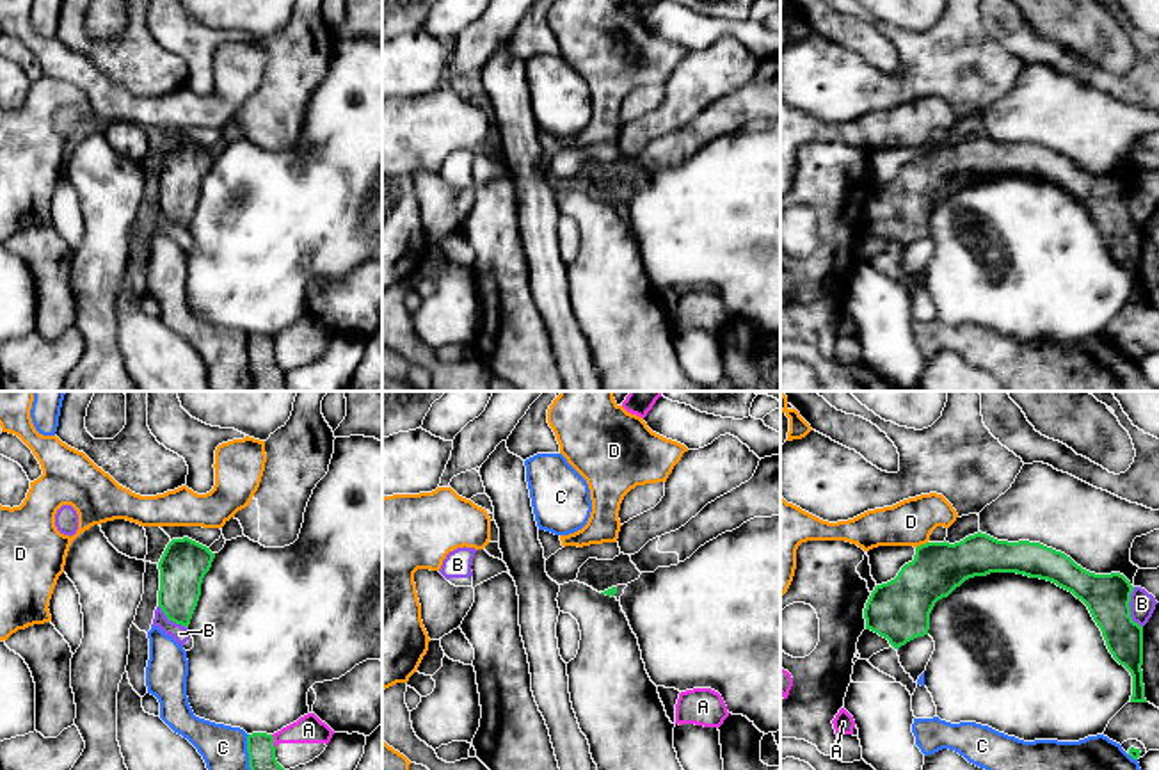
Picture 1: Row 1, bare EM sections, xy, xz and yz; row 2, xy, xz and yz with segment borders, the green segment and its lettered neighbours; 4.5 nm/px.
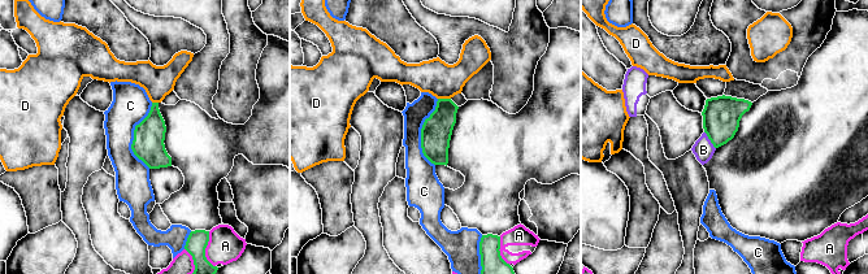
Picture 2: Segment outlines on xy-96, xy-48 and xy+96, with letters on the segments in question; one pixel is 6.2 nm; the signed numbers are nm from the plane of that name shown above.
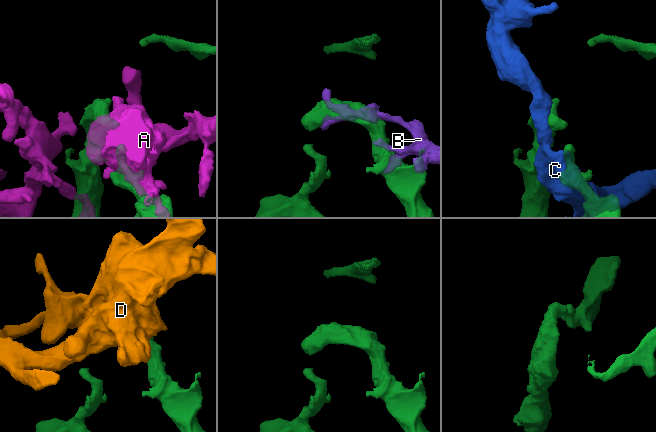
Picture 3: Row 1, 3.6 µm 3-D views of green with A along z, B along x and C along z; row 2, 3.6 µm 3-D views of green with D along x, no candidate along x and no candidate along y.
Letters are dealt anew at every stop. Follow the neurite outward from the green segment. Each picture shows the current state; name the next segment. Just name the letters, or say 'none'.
none

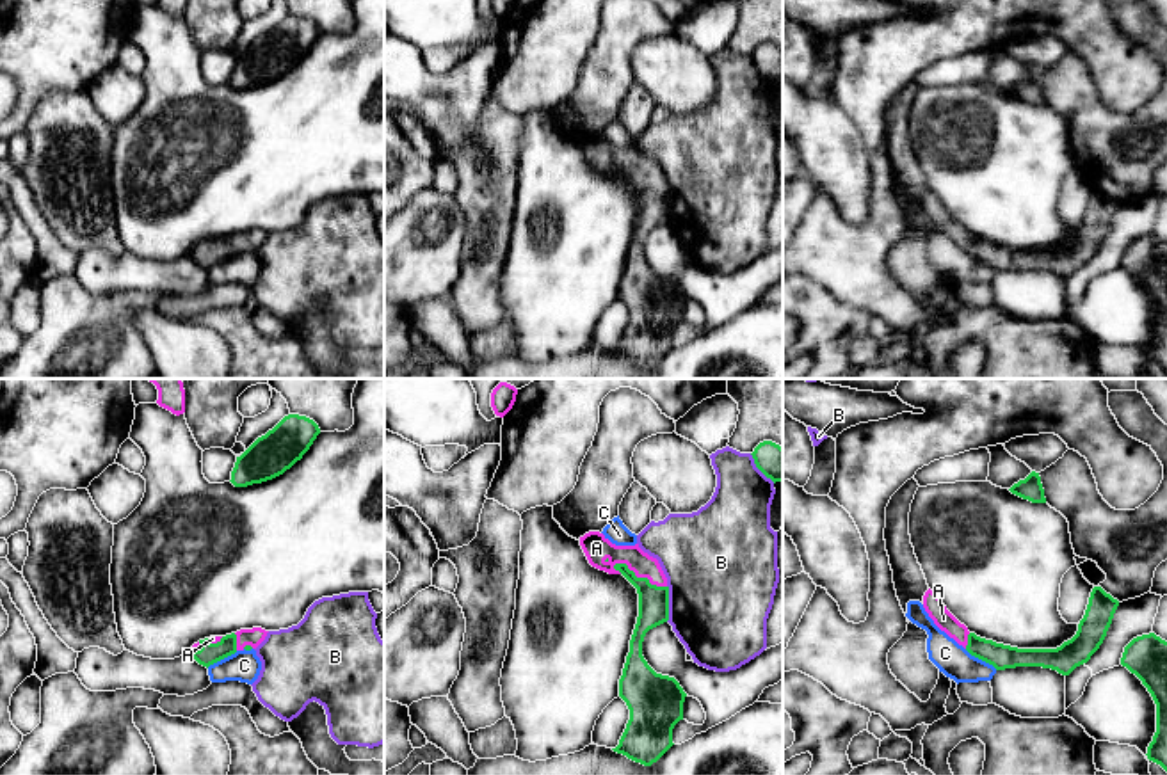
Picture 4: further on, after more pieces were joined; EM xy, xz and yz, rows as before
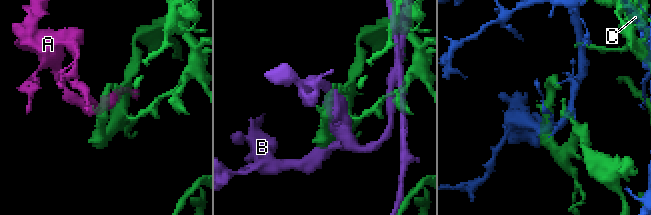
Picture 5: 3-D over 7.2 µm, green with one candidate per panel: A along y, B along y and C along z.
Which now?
A

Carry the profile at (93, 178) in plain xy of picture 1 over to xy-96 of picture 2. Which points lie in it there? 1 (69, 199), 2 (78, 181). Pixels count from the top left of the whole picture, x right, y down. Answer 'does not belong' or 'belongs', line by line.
1: belongs
2: belongs

